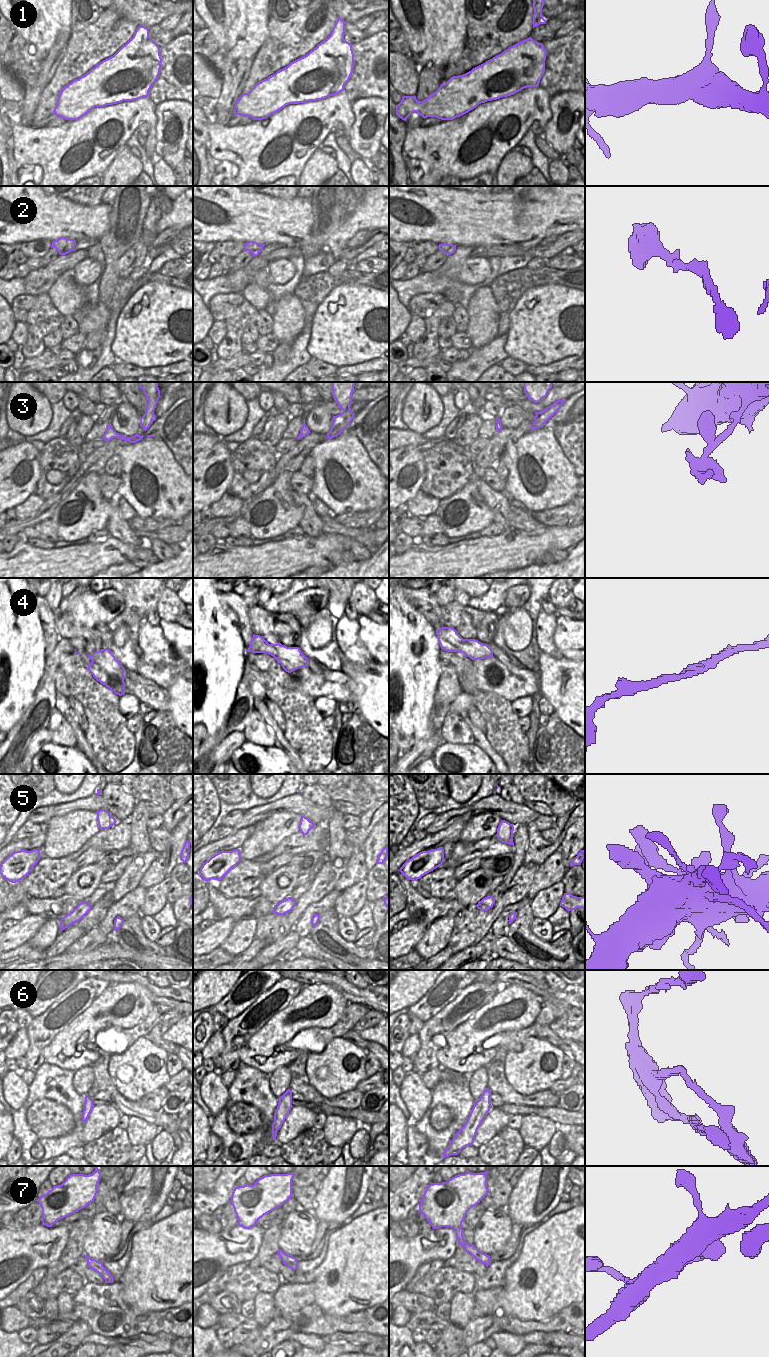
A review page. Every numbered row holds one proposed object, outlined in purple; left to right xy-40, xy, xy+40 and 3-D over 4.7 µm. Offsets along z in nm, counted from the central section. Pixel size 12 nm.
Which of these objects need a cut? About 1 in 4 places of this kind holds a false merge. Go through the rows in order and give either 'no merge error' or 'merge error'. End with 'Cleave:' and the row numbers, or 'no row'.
1: no merge error
2: no merge error
3: no merge error
4: no merge error
5: no merge error
6: merge error
7: no merge error
Cleave: 6

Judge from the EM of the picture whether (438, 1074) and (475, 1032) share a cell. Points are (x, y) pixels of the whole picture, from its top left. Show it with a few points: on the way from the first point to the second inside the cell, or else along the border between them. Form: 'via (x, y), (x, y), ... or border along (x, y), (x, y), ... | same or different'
border along (440, 1066), (462, 1072), (466, 1075) | different

